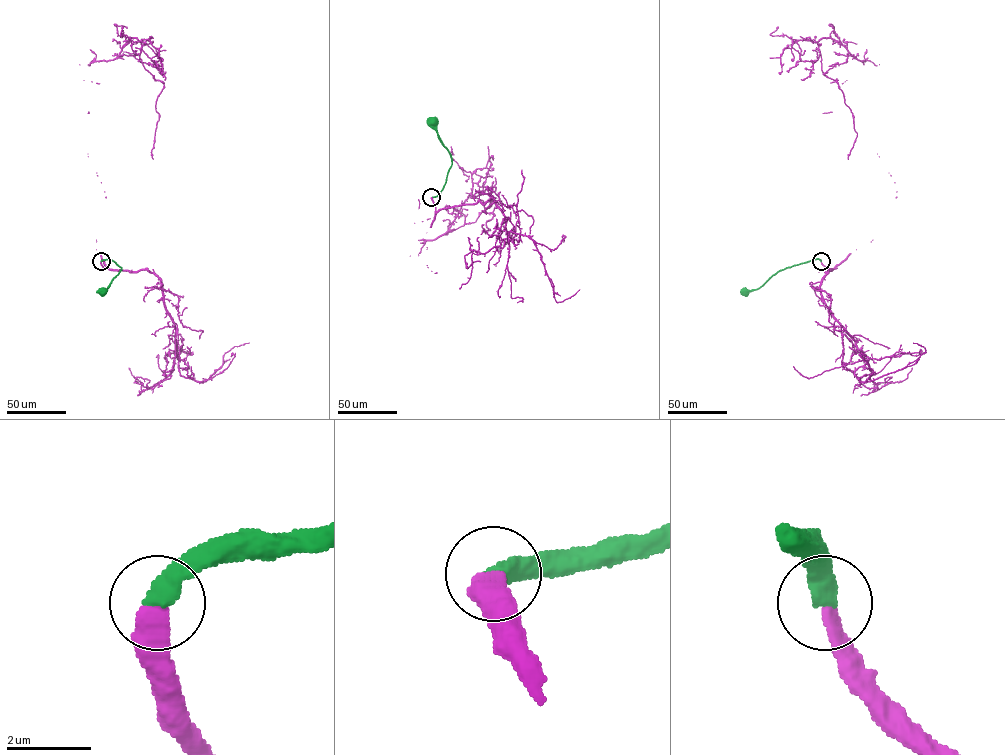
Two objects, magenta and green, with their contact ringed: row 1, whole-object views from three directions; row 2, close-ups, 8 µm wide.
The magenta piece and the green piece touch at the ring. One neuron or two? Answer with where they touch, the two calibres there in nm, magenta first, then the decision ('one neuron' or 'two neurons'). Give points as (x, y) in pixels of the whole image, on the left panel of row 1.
place (101, 261); calibres 460 and 500 nm; one neuron

